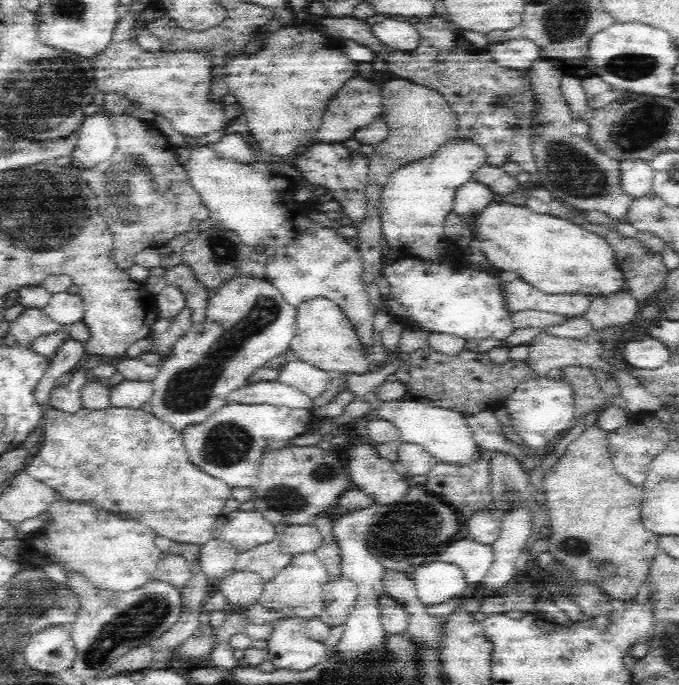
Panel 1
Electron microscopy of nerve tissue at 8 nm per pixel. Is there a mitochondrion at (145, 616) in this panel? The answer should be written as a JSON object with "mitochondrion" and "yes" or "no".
{"mitochondrion":"yes"}

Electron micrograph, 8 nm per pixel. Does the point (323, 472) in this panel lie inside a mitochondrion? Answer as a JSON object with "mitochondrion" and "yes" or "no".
{"mitochondrion":"yes"}

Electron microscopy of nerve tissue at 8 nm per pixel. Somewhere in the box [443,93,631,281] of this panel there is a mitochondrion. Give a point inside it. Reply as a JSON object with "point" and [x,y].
{"point":[570,169]}

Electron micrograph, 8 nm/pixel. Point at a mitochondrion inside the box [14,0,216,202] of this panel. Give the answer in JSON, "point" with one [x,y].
{"point":[67,90]}

